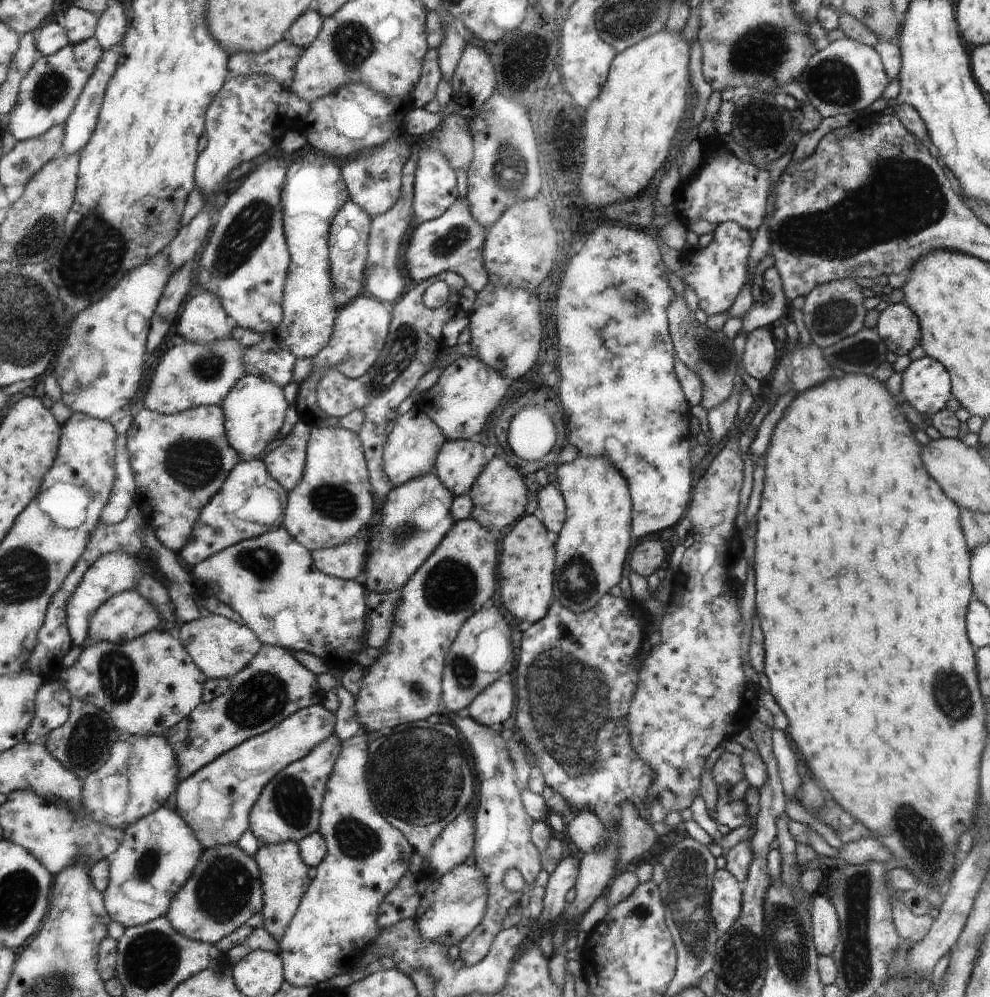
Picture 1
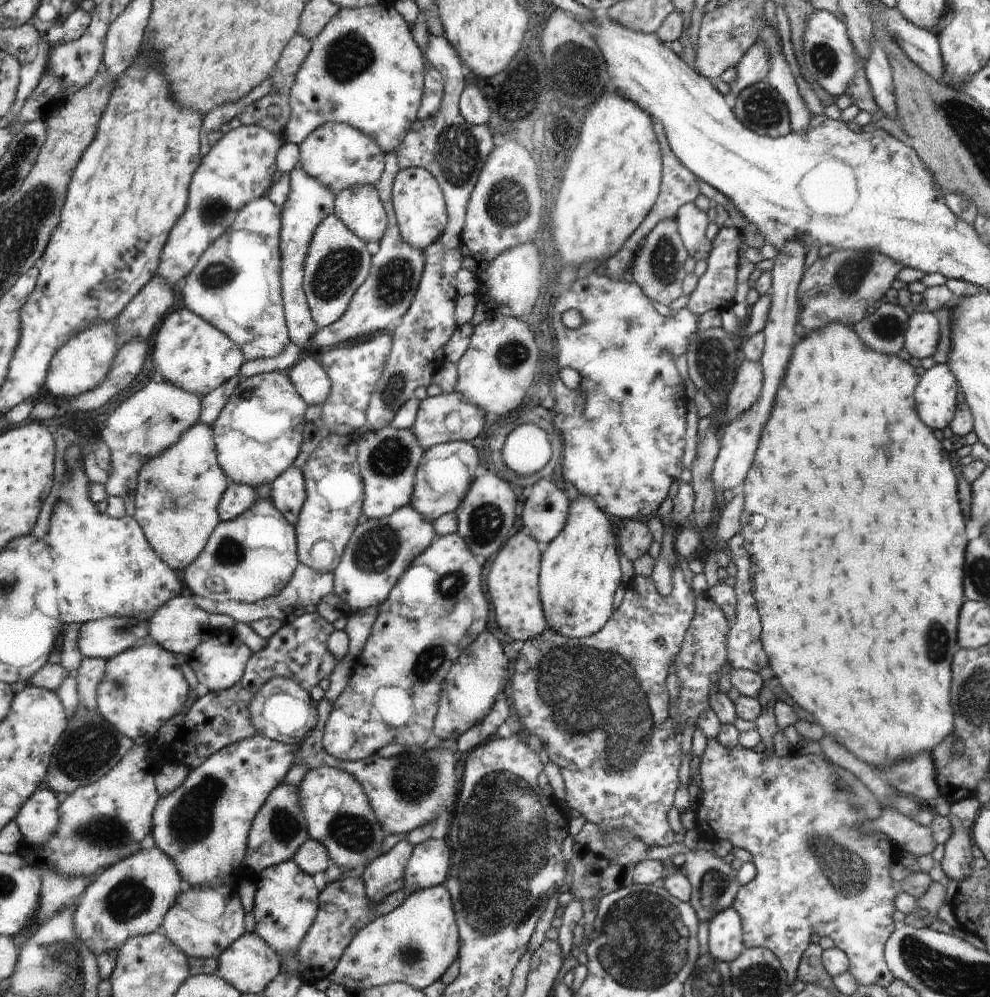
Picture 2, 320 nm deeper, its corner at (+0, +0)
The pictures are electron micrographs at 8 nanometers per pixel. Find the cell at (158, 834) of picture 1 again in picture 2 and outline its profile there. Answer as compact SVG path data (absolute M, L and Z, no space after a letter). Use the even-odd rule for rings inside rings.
M150 844L137 855L106 869L86 891L76 912L77 932L98 954L120 950L130 939L163 931L166 915L190 888L176 861Z

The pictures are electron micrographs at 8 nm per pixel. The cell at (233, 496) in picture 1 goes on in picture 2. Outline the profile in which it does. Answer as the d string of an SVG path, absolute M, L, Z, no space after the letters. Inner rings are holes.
M232 482L232 486L226 491L222 499L220 511L224 522L236 520L238 516L244 515L250 507L253 507L260 499L256 489L250 485Z

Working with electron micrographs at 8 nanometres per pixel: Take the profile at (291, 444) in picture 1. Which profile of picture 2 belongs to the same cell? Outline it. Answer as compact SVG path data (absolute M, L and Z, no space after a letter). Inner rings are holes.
M298 466L289 468L273 480L270 487L274 506L296 528L303 504L308 498L308 486L305 484L304 472L300 471Z

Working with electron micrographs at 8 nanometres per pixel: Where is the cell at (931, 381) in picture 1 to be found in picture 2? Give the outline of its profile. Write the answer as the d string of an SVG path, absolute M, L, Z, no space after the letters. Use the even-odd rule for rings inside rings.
M937 363L926 369L914 391L918 401L918 410L922 412L922 420L930 424L930 428L941 431L953 422L956 415L956 394L958 394L957 377L948 364Z

